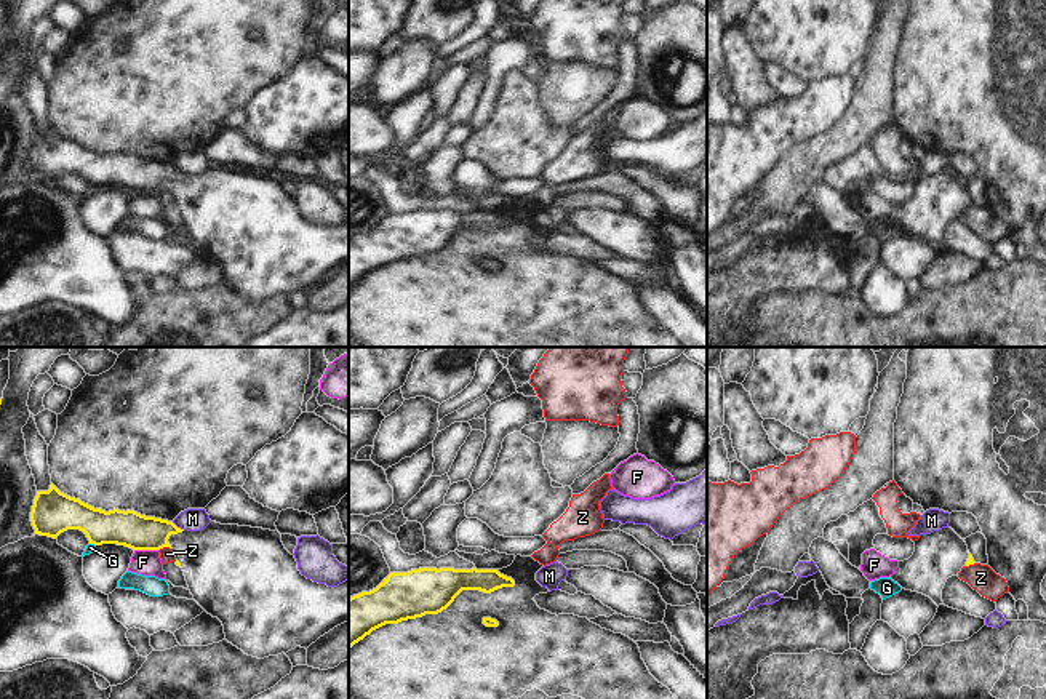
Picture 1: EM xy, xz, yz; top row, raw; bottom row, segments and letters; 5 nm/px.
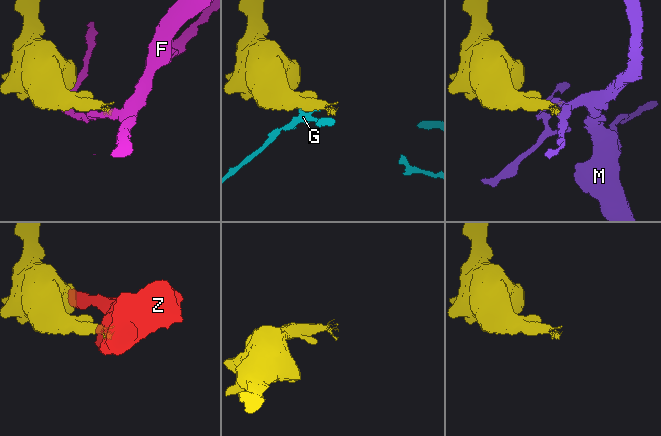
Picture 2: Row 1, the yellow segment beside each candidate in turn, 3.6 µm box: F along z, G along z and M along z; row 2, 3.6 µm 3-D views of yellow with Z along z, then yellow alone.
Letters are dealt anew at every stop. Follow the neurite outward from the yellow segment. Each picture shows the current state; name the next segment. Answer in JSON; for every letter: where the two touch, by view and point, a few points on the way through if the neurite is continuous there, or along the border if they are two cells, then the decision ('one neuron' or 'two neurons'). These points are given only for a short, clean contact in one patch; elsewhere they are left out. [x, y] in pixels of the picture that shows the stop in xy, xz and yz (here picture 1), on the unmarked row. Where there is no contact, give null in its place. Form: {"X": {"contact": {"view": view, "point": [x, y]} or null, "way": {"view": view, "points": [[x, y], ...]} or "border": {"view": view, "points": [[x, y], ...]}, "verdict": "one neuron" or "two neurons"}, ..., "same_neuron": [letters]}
{"F": {"contact": {"view": "xy", "point": [146, 191]}, "verdict": "two neurons"}, "G": {"contact": {"view": "xy", "point": [93, 184]}, "border": {"view": "xy", "points": [[90, 184], [95, 187]]}, "verdict": "two neurons"}, "M": {"contact": {"view": "xy", "point": [176, 168]}, "border": {"view": "xy", "points": [[171, 163], [184, 171]]}, "verdict": "two neurons"}, "Z": {"contact": {"view": "xy", "point": [163, 187]}, "border": {"view": "xy", "points": [[170, 189], [159, 192]]}, "verdict": "two neurons"}, "same_neuron": []}

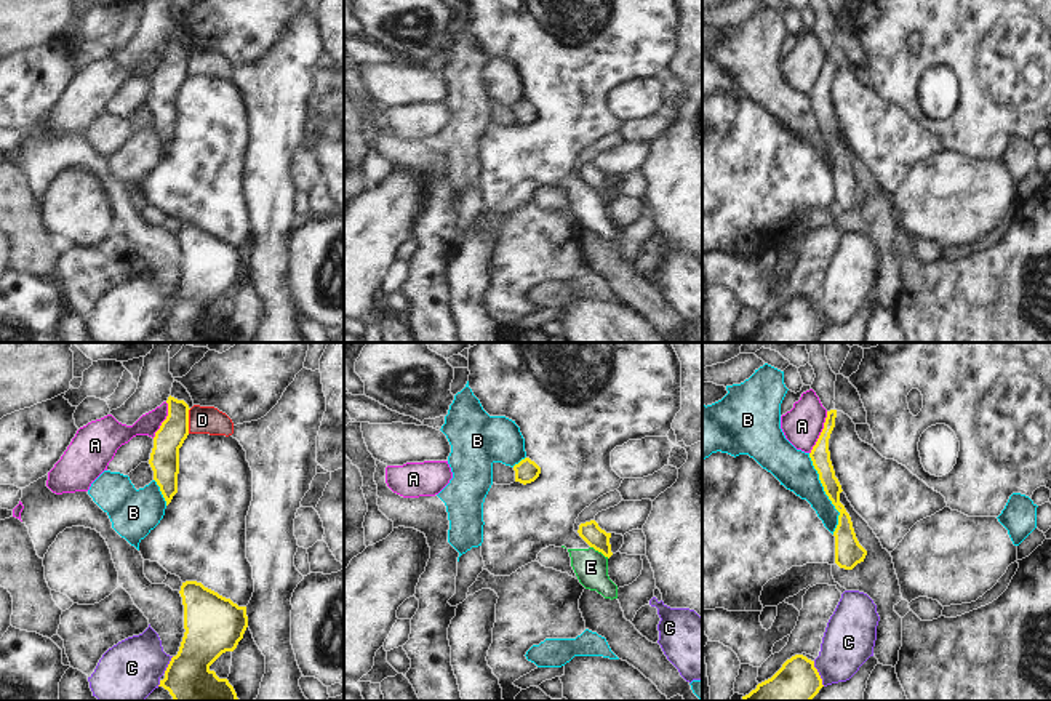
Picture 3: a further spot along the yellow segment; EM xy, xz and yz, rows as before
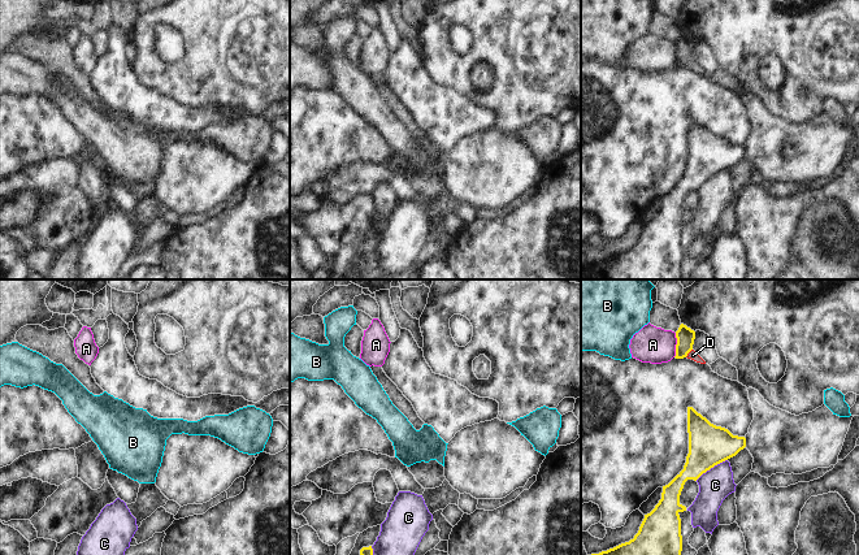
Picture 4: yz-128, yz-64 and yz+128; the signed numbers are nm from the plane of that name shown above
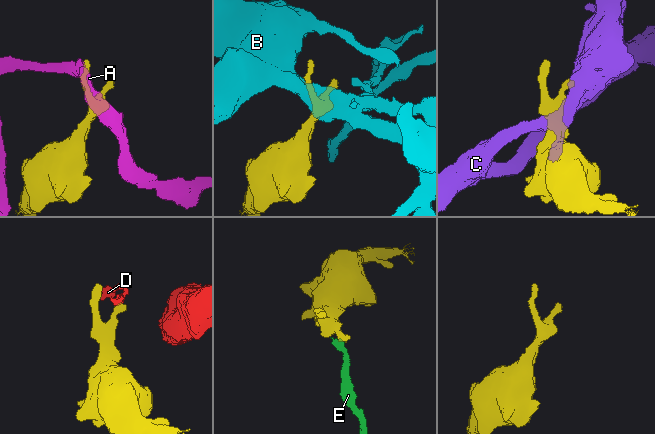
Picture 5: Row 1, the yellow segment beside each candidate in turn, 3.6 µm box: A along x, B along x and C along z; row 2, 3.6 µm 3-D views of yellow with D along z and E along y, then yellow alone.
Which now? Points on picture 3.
{"A": {"contact": {"view": "yz", "point": [821, 74]}, "border": {"view": "yz", "points": [[827, 53], [824, 69], [810, 95]]}, "verdict": "two neurons"}, "B": {"contact": {"view": "yz", "point": [826, 135]}, "verdict": "two neurons"}, "C": {"contact": {"view": "yz", "point": [818, 316]}, "verdict": "two neurons"}, "D": {"contact": {"view": "xy", "point": [187, 63]}, "border": {"view": "xy", "points": [[191, 50], [187, 74]]}, "verdict": "two neurons"}, "E": {"contact": {"view": "xz", "point": [600, 192]}, "border": {"view": "xz", "points": [[591, 188], [608, 199]]}, "verdict": "two neurons"}, "same_neuron": []}

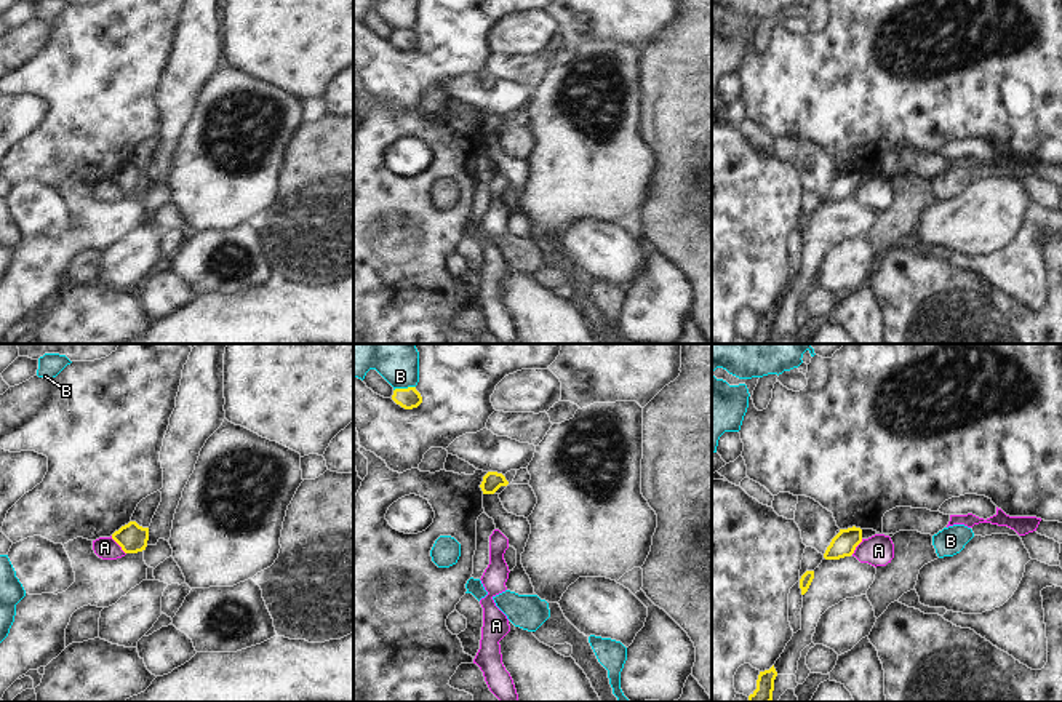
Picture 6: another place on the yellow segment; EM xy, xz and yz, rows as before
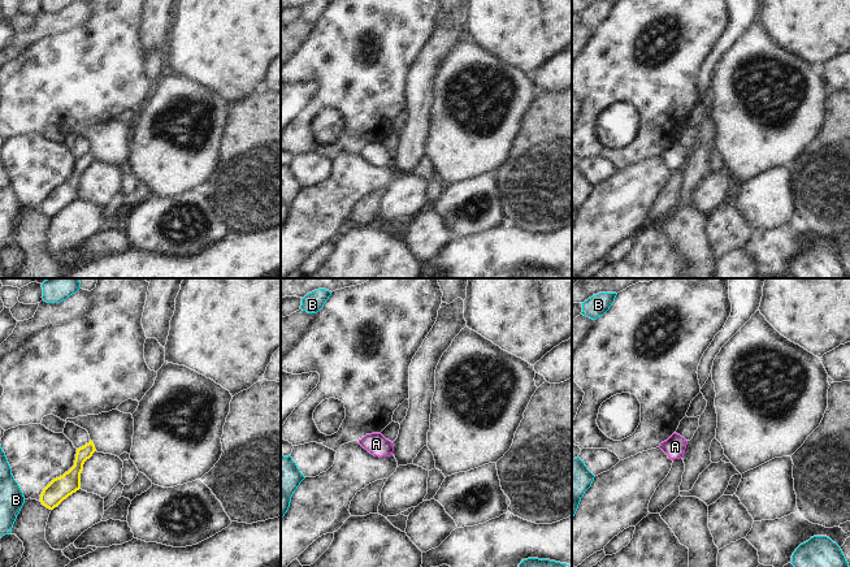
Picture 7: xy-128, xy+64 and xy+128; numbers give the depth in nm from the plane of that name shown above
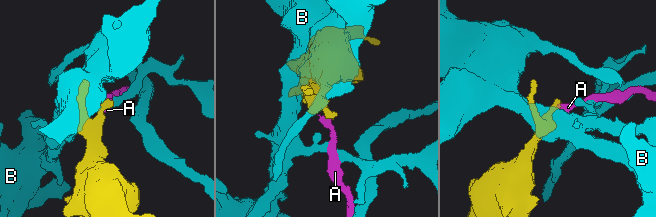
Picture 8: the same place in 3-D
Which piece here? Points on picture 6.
{"A": {"contact": {"view": "xy", "point": [119, 186]}, "border": {"view": "xy", "points": [[111, 178], [125, 195]]}, "verdict": "two neurons"}, "B": {"contact": {"view": "xz", "point": [403, 31]}, "verdict": "two neurons"}, "same_neuron": []}

